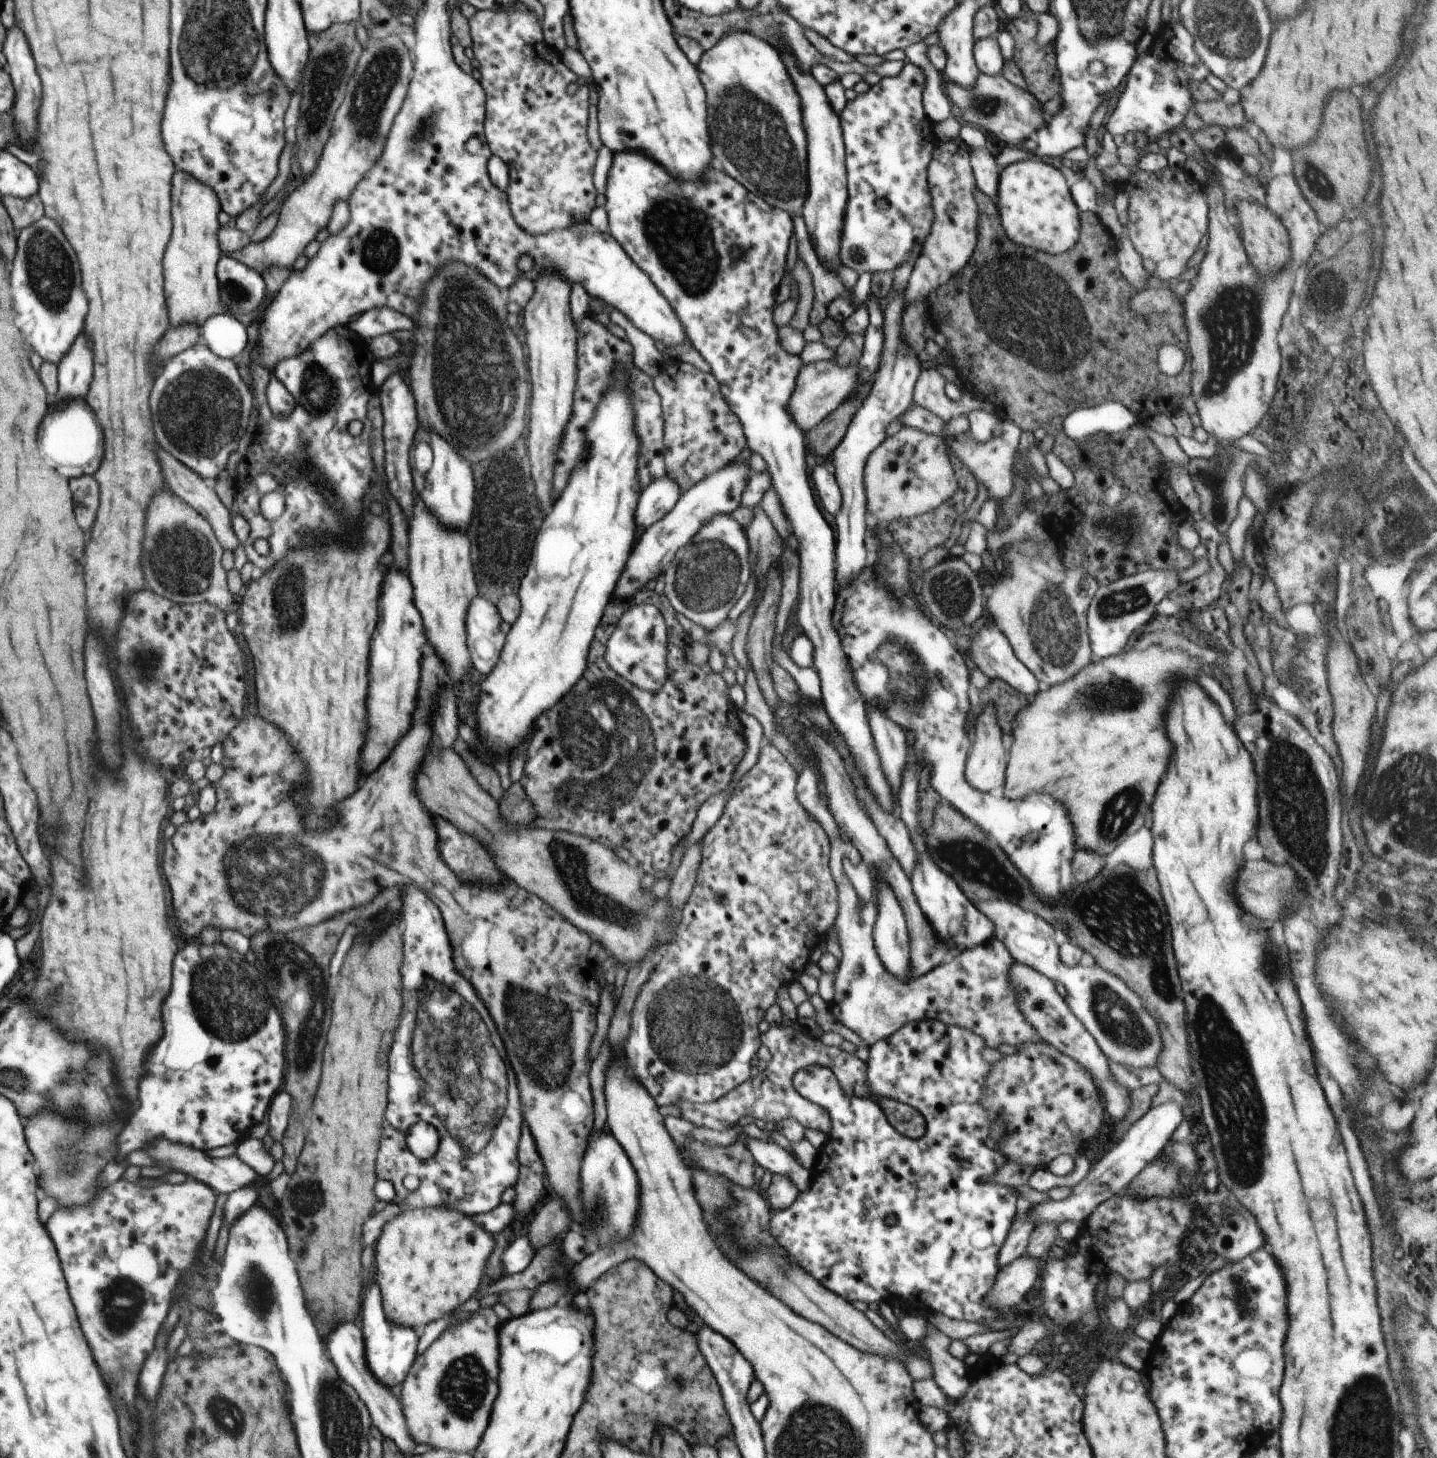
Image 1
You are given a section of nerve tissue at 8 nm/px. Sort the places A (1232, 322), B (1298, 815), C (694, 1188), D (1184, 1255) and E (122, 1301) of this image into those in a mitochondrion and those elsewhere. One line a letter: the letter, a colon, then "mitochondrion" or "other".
A: mitochondrion
B: mitochondrion
C: other
D: other
E: mitochondrion

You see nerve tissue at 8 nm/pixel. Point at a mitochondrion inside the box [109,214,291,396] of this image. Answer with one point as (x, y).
(238, 293)

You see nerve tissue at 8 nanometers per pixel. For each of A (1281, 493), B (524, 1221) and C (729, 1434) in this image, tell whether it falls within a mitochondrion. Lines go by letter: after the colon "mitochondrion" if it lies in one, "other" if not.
A: other
B: other
C: other

